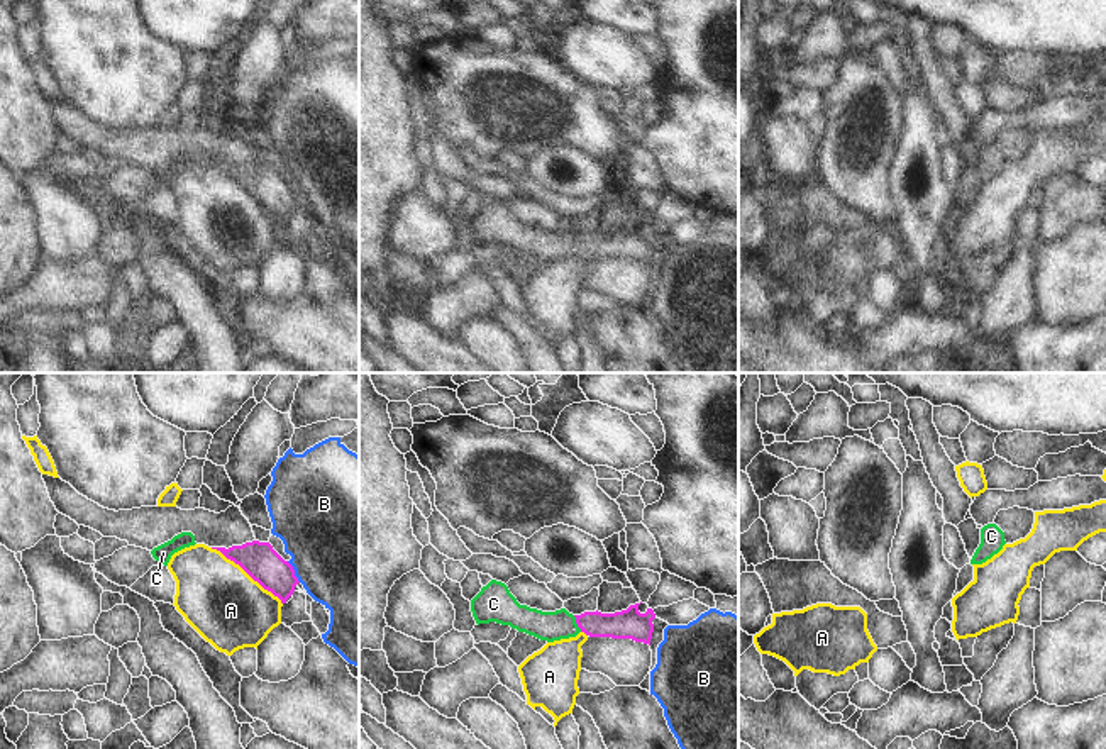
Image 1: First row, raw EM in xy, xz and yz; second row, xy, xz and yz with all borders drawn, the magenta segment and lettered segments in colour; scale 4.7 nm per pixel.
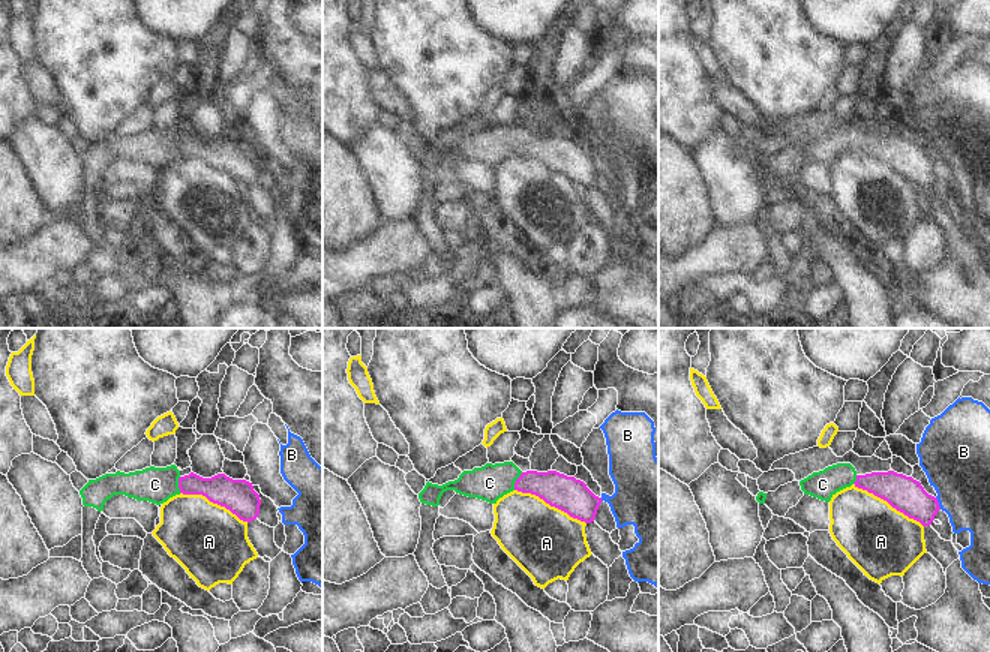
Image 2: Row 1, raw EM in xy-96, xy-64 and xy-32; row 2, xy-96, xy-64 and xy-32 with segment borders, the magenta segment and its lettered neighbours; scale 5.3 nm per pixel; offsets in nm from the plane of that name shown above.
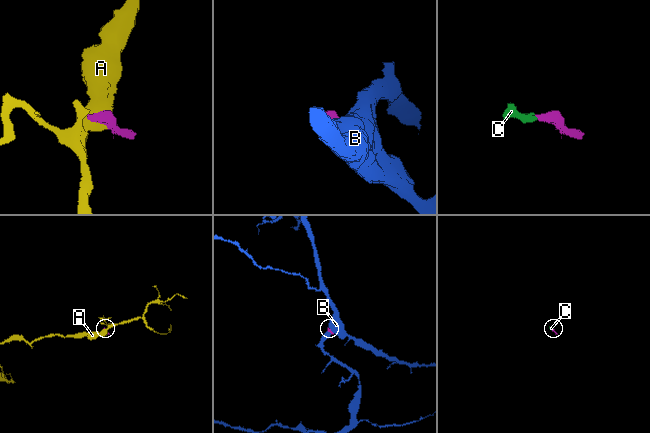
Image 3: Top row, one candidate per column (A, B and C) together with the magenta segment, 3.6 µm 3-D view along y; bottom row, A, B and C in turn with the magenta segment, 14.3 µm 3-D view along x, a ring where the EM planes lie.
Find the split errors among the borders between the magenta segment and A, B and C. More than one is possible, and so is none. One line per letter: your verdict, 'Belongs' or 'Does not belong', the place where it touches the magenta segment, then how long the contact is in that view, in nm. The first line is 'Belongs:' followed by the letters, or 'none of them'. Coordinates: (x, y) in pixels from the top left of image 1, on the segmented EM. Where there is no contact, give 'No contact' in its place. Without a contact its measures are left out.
Belongs: C
A: Does not belong. Touches magenta at xy (248, 573). Shared border 440 nm
B: Does not belong. Touches magenta at xy (293, 571). Shared border 120 nm
C: Belongs. Touches magenta at xz (576, 622). Shared border 90 nm.

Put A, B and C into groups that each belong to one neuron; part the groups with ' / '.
A / B / C

